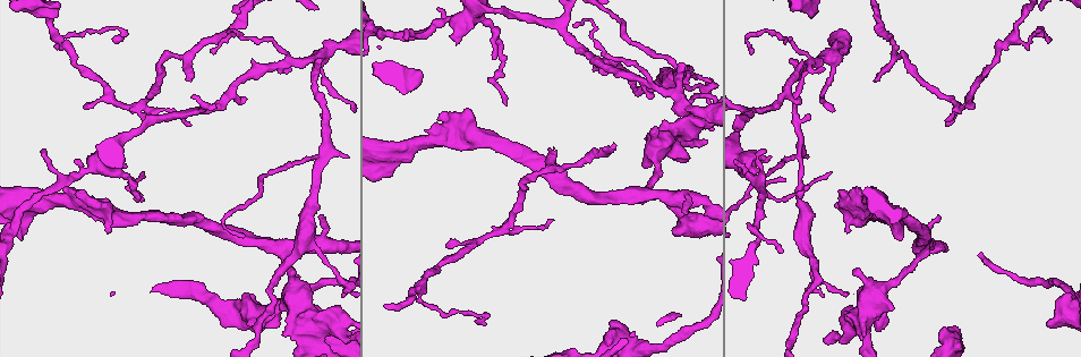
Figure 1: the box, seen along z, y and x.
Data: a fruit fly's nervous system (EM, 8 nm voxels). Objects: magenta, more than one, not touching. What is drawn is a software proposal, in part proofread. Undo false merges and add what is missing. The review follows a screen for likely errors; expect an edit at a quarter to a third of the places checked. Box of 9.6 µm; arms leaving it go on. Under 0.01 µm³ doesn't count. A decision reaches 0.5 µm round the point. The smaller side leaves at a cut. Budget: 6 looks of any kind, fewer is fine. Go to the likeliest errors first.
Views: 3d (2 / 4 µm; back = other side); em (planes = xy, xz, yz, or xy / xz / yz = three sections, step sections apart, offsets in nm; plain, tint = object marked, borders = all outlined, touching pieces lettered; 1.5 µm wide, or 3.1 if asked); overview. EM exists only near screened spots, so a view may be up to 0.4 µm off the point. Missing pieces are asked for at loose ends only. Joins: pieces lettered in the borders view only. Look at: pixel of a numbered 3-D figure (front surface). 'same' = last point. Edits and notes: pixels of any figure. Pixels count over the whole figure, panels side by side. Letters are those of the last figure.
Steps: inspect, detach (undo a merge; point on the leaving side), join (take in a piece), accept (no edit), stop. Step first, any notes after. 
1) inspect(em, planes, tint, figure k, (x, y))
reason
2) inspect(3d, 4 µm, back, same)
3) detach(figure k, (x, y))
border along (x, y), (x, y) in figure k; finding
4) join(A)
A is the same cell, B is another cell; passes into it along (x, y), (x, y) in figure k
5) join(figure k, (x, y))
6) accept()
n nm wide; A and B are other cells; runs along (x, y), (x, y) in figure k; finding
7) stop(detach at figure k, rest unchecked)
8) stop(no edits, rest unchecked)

inspect(3d, 4 µm, figure 1, (890, 279))
thick turns thin

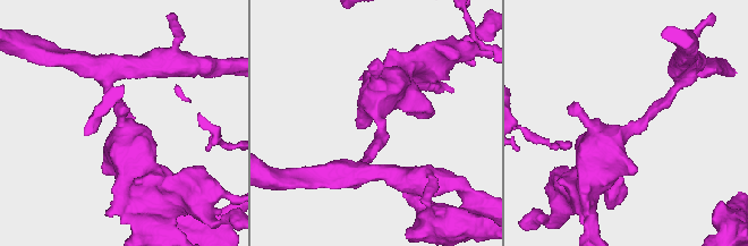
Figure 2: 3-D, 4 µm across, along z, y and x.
inspect(em, xz, step 8, tint, figure 2, (379, 125))
3 arms; arms of 170, 200, 650 nm

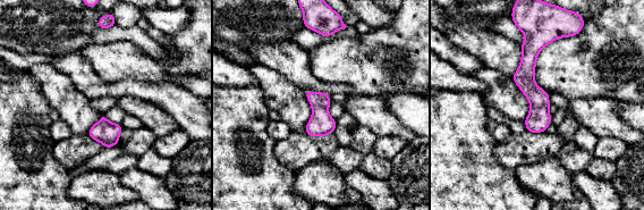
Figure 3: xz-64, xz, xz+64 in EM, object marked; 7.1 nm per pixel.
inspect(em, xz, step 8, borders, same)
see the neighbours

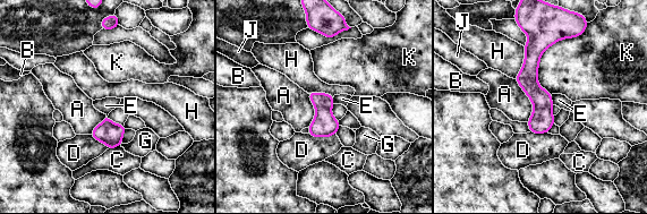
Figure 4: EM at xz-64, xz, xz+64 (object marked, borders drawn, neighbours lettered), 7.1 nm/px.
accept()
A, B, C, D, E, G, H, J and K are other cells; border along (513, 79), (533, 105), (527, 121) in figure 4; one neuron here

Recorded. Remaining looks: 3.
inspect(em, xz, step 4, tint, figure 1, (440, 22))
sudden change in width

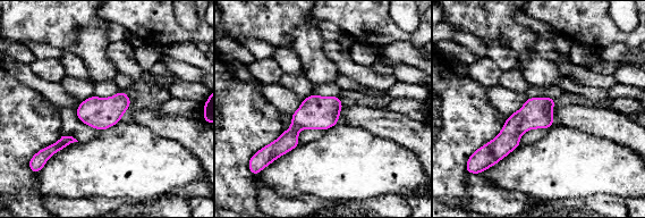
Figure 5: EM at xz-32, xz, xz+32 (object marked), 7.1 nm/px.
inspect(em, planes, tint, same)

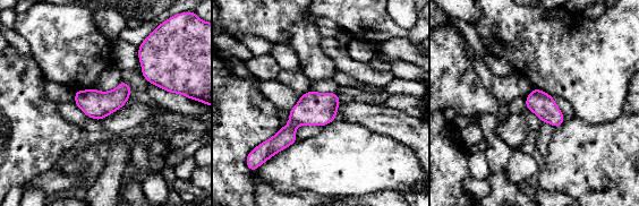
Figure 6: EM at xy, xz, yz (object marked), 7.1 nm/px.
inspect(em, planes, borders, same)

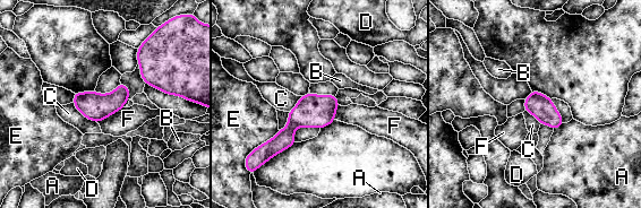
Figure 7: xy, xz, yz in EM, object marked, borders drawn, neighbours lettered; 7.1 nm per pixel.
accept()
A, B, C, D, E and F are other cells; border along (122, 106), (97, 122) in figure 7; one neuron here

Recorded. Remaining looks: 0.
stop(no edits, rest unchecked)

